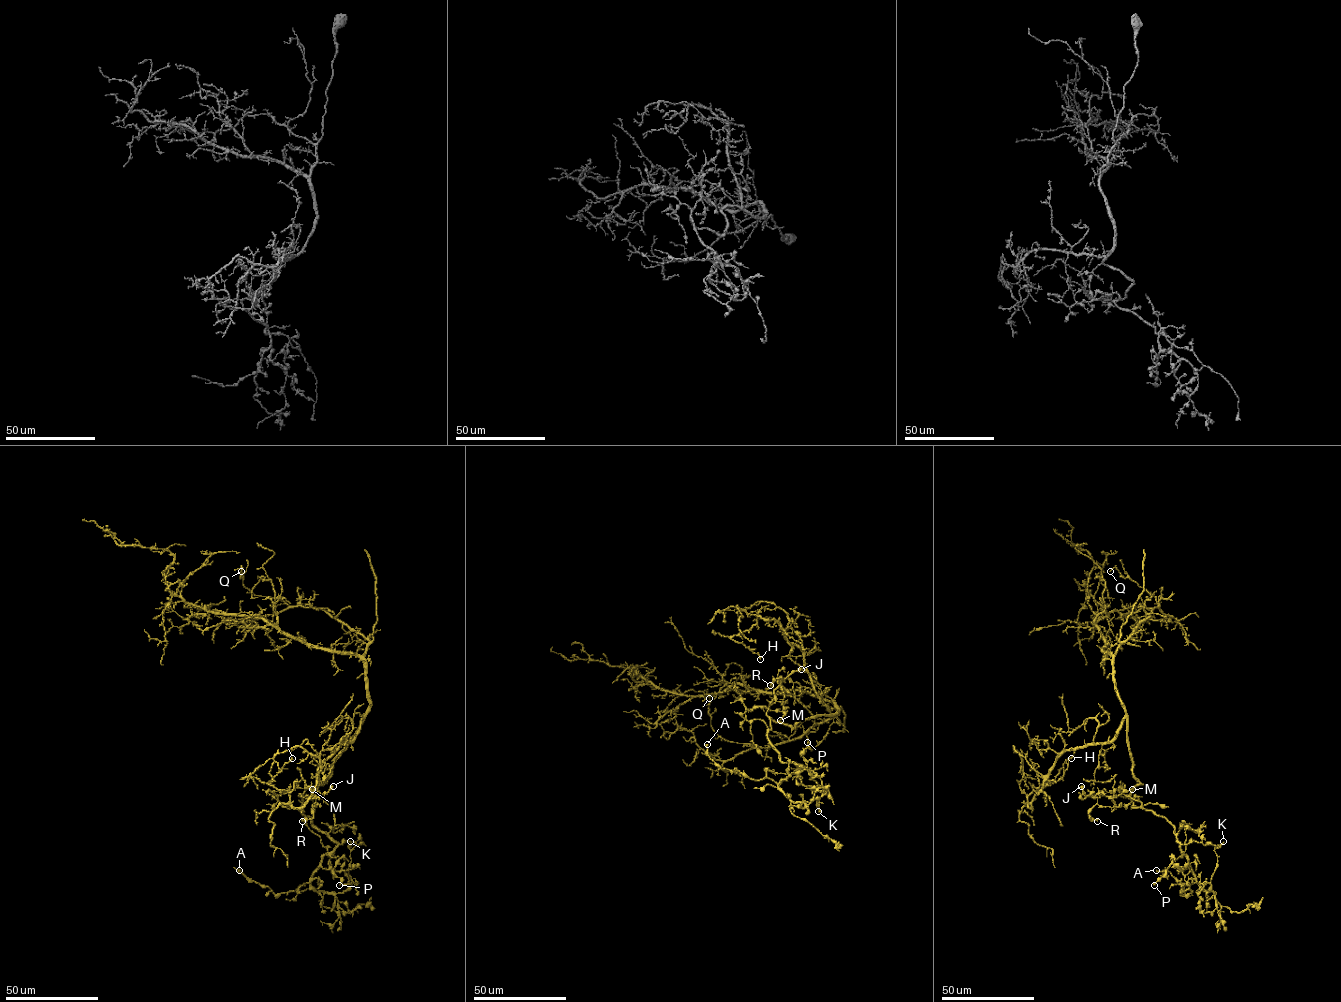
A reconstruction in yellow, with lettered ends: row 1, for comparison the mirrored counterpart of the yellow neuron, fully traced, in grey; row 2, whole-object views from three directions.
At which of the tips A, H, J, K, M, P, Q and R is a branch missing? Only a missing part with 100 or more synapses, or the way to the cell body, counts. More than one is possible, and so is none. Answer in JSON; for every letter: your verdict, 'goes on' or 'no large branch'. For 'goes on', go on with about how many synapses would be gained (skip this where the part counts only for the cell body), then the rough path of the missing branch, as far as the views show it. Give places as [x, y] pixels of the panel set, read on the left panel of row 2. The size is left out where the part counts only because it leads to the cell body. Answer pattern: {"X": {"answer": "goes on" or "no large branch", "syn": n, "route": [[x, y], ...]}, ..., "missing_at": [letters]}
{"A": {"answer": "no large branch"}, "H": {"answer": "no large branch"}, "J": {"answer": "no large branch"}, "K": {"answer": "no large branch"}, "M": {"answer": "no large branch"}, "P": {"answer": "no large branch"}, "Q": {"answer": "no large branch"}, "R": {"answer": "no large branch"}, "missing_at": []}

